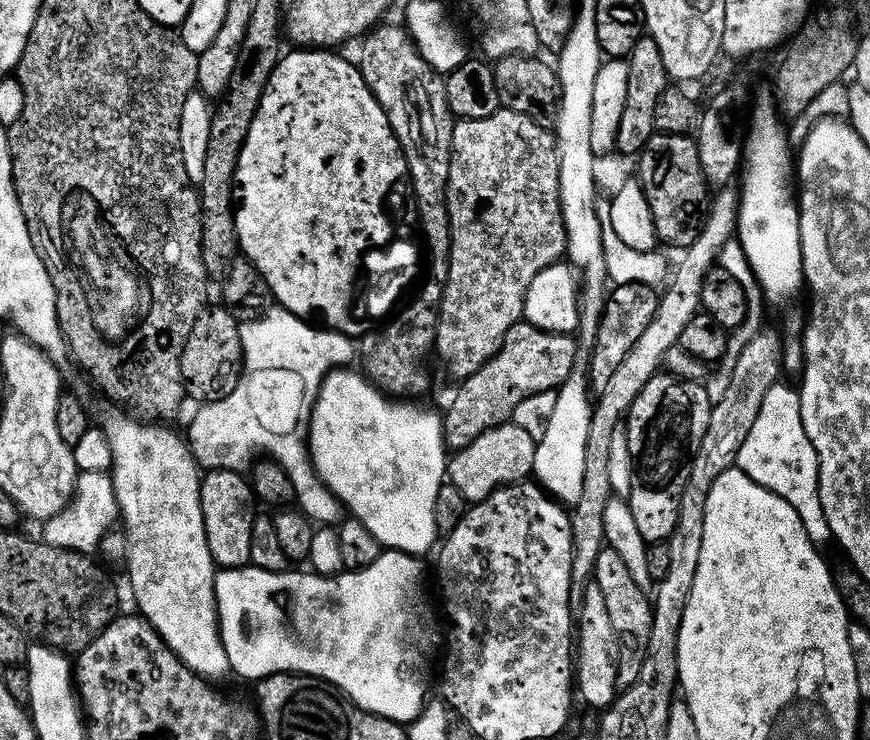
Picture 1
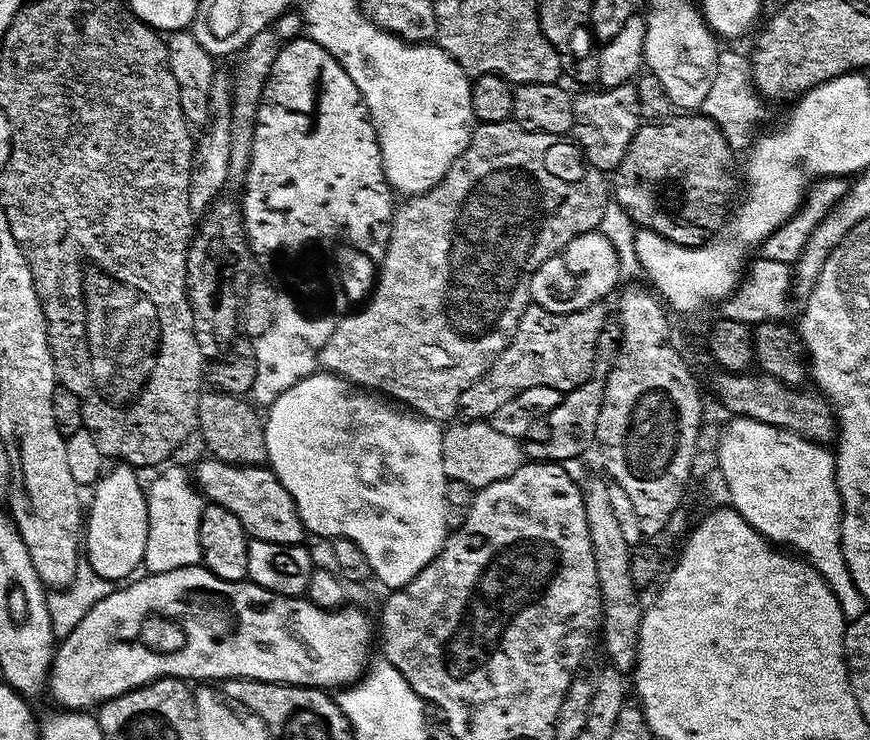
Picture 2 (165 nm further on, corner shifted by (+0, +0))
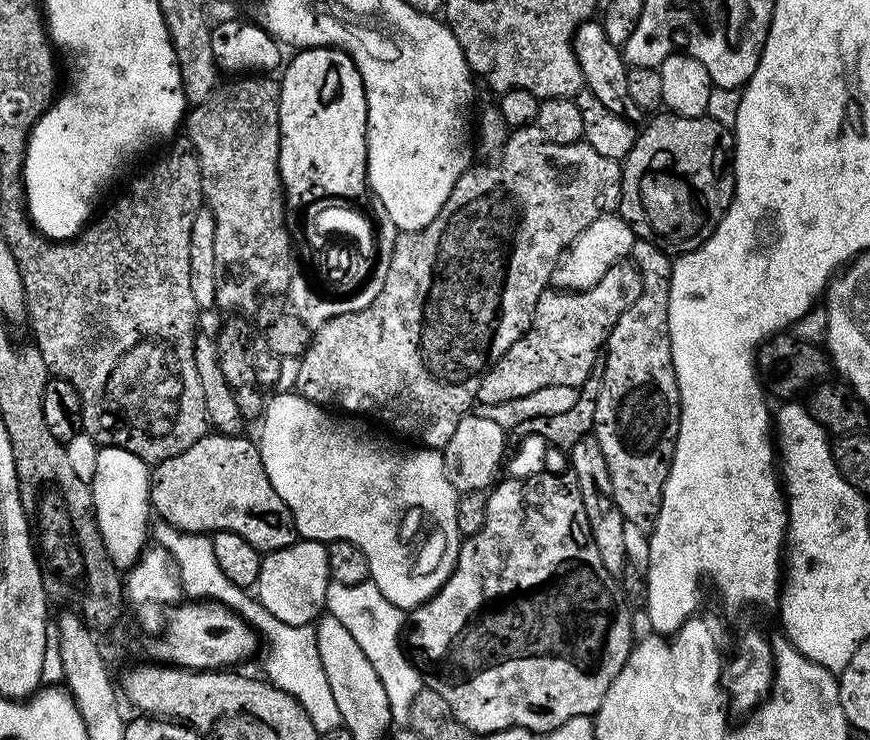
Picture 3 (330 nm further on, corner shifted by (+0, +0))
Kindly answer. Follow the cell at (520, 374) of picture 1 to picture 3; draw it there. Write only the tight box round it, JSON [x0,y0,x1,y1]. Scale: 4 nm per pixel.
[477,262,642,404]

